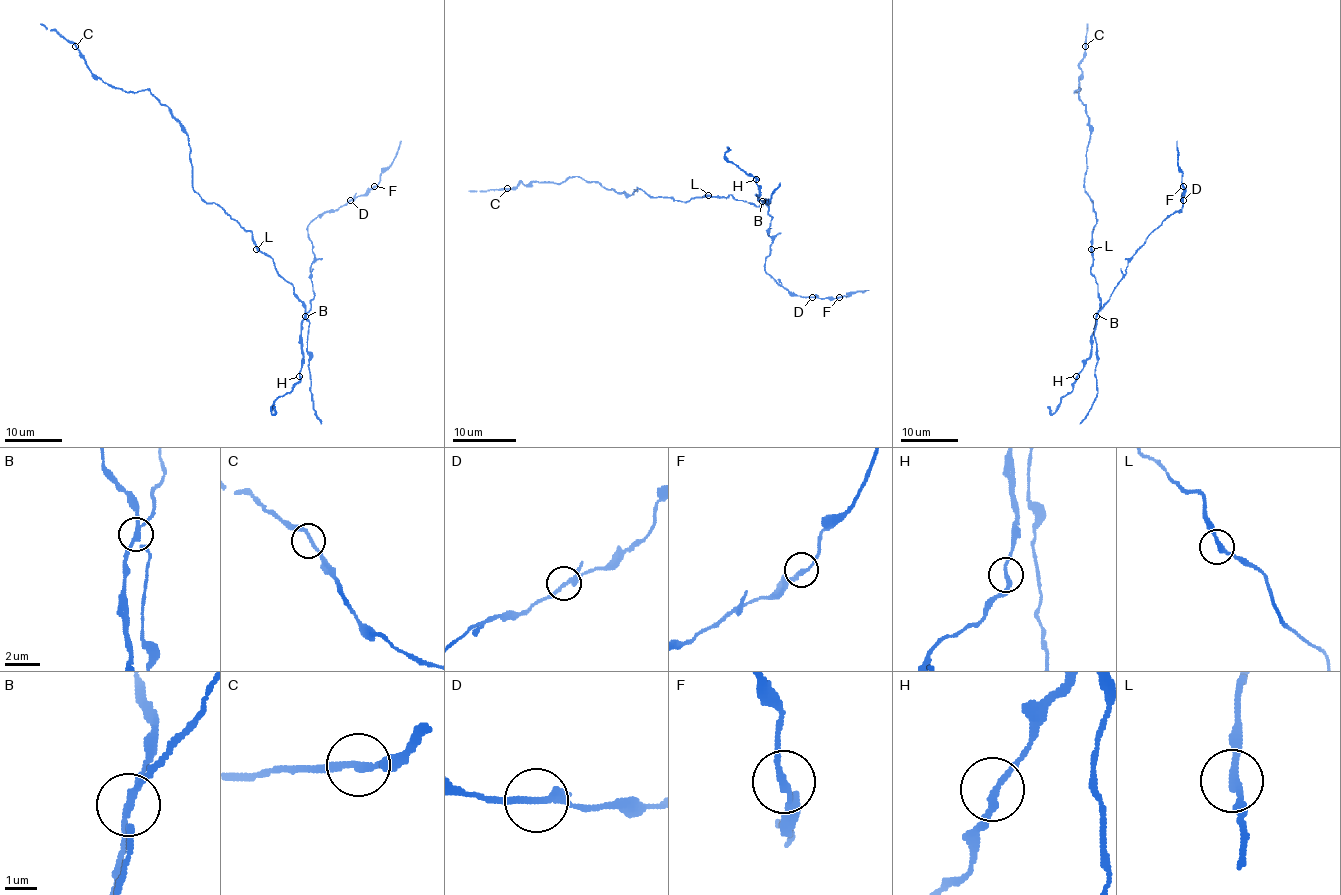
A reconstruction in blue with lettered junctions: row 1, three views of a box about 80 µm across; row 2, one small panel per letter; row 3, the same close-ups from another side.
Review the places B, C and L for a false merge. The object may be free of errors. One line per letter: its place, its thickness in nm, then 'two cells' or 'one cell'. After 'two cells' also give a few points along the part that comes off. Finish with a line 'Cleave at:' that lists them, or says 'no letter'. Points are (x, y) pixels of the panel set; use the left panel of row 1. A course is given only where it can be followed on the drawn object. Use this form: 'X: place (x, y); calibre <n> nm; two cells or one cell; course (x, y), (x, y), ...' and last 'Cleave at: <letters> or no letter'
B: place (305, 316); calibre 200 nm; two cells; course (305, 315), (314, 298), (314, 256), (308, 225), (325, 212), (365, 196), (378, 183), (401, 141)
C: place (75, 46); calibre 190 nm; one cell
L: place (256, 249); calibre 200 nm; one cell
Cleave at: B

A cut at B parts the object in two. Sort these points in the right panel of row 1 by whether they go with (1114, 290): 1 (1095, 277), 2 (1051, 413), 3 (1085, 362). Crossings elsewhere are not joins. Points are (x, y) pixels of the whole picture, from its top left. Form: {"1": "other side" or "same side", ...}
{"1": "other side", "2": "same side", "3": "same side"}

